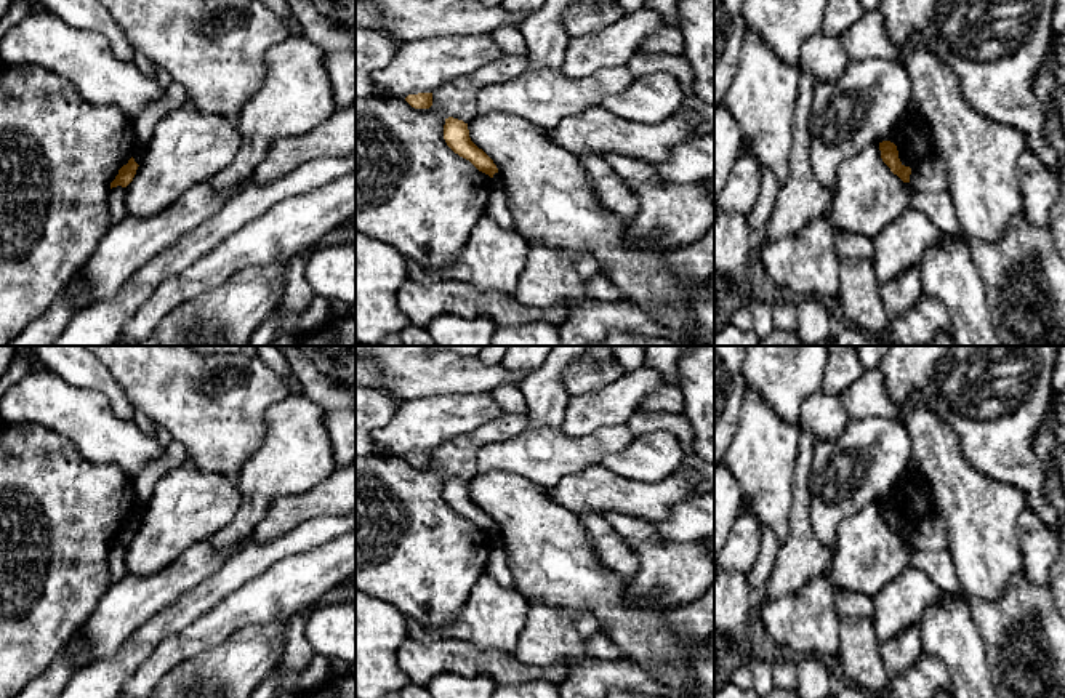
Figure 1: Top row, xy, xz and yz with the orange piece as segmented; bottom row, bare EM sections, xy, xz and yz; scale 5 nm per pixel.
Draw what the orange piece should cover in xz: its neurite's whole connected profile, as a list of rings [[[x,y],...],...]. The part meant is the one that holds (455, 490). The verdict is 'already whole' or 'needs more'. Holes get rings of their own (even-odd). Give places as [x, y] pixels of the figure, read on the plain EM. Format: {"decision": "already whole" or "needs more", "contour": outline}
{"decision": "needs more", "contour": [[[453,475],[445,477],[444,498],[455,512],[469,519],[479,530],[488,533],[493,546],[503,548],[496,524],[471,499],[468,482]]]}

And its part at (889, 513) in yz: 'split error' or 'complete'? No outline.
split error

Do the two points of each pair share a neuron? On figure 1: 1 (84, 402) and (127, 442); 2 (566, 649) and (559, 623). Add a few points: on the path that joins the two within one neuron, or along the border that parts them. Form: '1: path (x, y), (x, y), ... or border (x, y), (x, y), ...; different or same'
1: path (95, 413), (116, 434); same
2: path (564, 642), (559, 637), (559, 629); same

